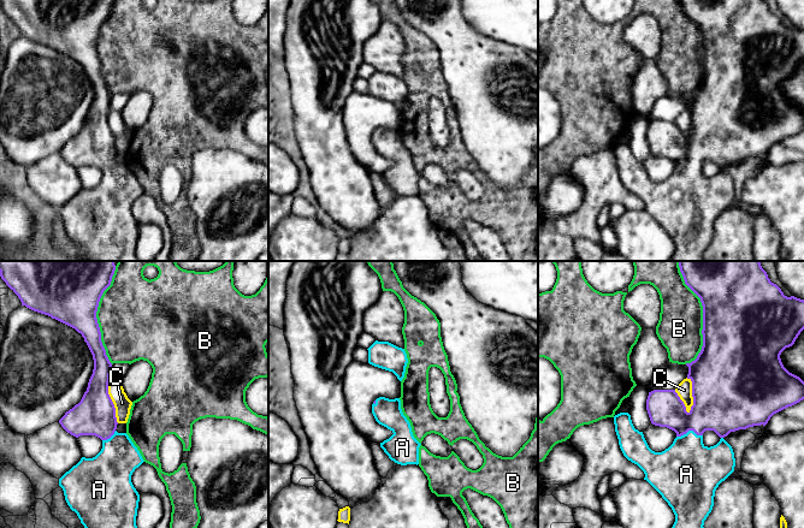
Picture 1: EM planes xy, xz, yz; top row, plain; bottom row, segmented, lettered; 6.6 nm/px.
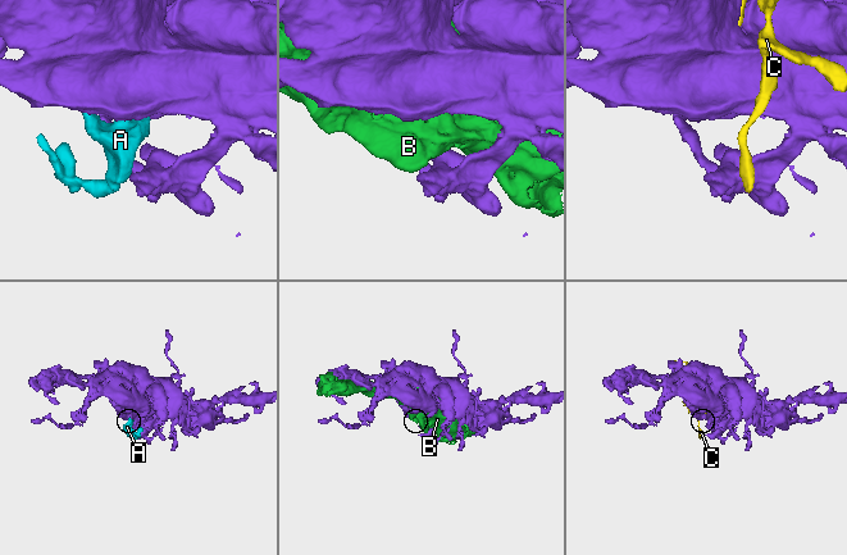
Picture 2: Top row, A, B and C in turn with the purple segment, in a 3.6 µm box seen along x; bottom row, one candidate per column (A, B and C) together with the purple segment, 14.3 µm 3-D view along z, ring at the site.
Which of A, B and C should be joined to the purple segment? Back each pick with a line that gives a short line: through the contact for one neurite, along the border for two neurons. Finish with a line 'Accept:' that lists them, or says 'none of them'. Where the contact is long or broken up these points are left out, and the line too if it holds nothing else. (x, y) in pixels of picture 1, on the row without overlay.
A: yz (717, 136), (689, 160), (687, 197)
Accept: A

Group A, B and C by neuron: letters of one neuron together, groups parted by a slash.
A / B / C

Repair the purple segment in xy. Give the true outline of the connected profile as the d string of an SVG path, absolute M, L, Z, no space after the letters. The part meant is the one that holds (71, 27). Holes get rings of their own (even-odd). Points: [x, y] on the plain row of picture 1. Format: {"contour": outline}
{"contour": "M0 0L0 7L18 26L22 36L48 46L82 65L94 90L93 105L81 132L59 150L71 166L95 166L102 171L101 182L81 191L59 209L65 231L85 261L138 261L136 247L140 225L131 206L144 191L126 164L118 164L116 138L108 125L112 94L101 72L96 42L104 22L111 16L116 0Z"}

